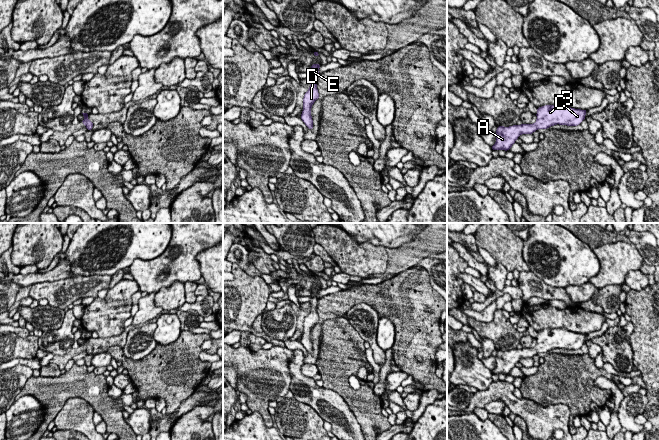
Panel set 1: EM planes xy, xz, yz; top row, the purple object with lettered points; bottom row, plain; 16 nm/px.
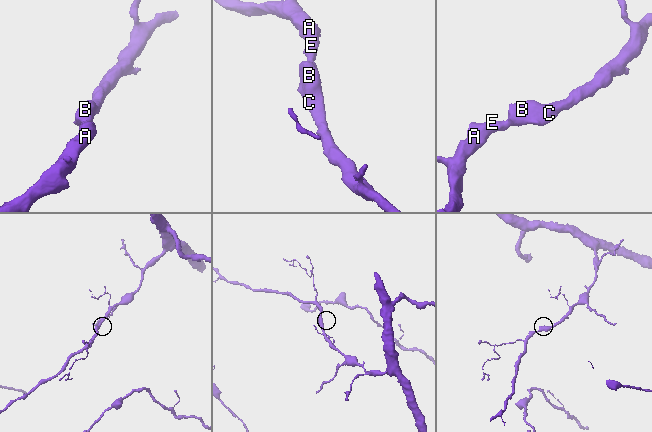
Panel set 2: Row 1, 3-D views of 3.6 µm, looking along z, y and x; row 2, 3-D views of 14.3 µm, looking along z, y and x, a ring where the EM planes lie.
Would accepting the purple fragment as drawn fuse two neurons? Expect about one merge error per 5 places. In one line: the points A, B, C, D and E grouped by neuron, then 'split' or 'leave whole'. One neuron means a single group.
groups A B C D E; leave whole

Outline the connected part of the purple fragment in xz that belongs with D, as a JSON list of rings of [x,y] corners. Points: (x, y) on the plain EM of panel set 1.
[[[313,288],[311,290],[311,299],[309,301],[310,303],[310,312],[305,317],[303,322],[303,336],[300,340],[300,342],[303,344],[305,349],[308,351],[308,353],[313,353],[313,344],[311,341],[311,331],[313,327],[318,324],[319,317],[318,313],[316,312],[317,306],[318,306],[318,299],[320,298],[317,294],[320,292],[320,288]]]

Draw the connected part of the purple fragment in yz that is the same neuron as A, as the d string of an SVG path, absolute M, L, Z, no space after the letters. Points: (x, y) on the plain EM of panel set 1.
M564 328L545 329L537 333L537 344L534 348L513 349L510 351L498 350L496 367L492 374L508 375L521 358L532 358L538 353L547 353L553 349L577 350L584 343L587 334L570 332Z

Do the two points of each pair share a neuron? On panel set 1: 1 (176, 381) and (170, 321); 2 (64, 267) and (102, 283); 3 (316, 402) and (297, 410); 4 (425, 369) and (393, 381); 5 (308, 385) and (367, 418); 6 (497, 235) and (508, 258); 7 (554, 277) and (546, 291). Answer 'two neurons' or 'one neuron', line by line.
1: two neurons
2: two neurons
3: two neurons
4: two neurons
5: two neurons
6: one neuron
7: two neurons

